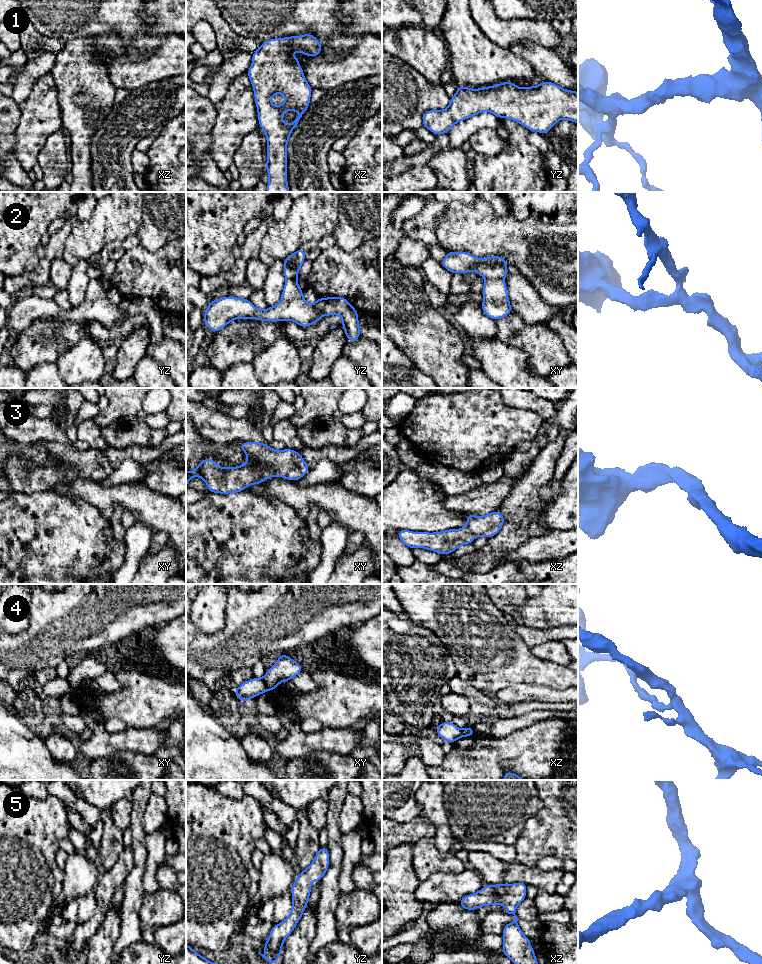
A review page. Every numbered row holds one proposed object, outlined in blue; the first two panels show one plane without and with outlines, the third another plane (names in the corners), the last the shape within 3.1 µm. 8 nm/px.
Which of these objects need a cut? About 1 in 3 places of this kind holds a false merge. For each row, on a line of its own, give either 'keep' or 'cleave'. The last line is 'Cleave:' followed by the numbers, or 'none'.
1: keep
2: cleave
3: keep
4: cleave
5: keep
Cleave: 2, 4

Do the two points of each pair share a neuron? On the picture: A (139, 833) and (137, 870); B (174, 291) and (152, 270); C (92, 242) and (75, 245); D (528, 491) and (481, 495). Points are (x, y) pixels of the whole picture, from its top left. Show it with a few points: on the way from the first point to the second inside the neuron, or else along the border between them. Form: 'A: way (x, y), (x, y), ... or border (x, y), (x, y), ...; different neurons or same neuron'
A: way (138, 842), (138, 861); same neuron
B: way (169, 287), (157, 275); same neuron
C: way (88, 242), (82, 242), (79, 245); same neuron
D: border (521, 477), (497, 509); different neurons

